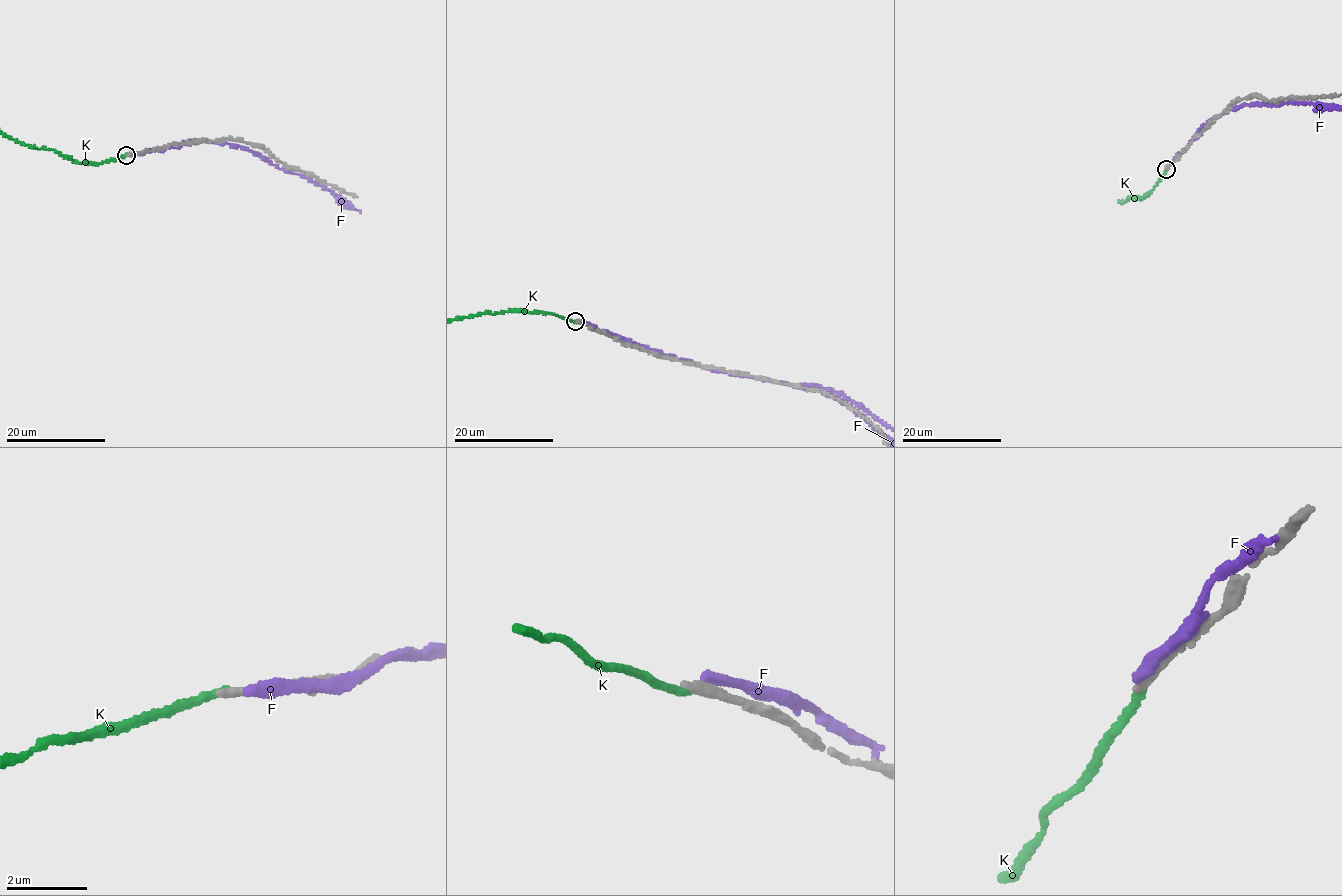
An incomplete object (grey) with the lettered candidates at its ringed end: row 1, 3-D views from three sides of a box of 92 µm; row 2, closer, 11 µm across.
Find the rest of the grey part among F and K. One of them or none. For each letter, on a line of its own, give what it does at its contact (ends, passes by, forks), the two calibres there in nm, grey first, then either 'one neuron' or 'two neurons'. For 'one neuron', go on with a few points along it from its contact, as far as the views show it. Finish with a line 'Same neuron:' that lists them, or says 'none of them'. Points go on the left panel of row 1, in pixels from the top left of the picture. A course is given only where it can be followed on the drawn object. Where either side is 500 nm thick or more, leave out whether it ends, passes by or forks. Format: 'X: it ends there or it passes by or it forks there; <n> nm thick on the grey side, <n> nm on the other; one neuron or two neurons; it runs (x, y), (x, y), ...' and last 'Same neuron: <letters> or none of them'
F: it ends there; 260 nm thick on the grey side, 260 nm on the other; two neurons
K: it ends there; 240 nm thick on the grey side, 180 nm on the other; two neurons
Same neuron: none of them

